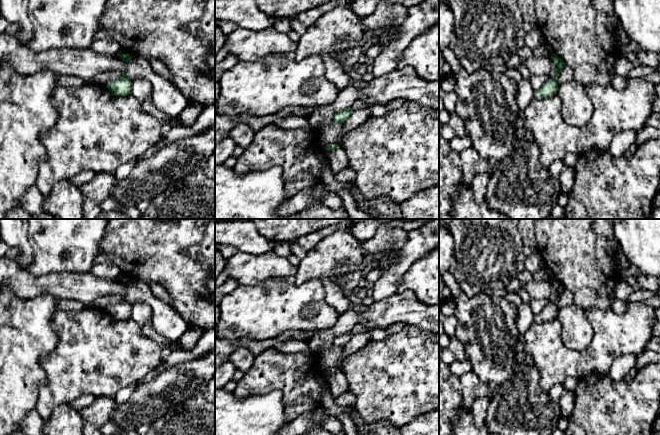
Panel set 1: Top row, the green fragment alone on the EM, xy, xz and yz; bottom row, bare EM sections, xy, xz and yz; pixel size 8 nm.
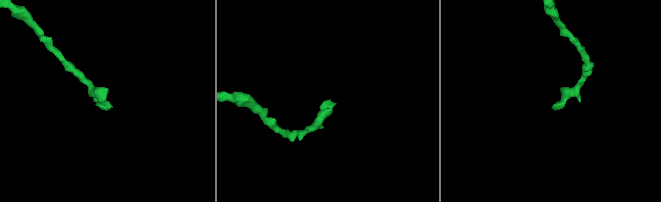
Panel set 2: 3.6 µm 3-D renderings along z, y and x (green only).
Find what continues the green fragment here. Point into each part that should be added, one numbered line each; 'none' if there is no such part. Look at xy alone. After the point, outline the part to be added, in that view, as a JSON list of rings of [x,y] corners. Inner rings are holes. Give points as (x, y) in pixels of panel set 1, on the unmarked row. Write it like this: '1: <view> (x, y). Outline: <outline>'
none

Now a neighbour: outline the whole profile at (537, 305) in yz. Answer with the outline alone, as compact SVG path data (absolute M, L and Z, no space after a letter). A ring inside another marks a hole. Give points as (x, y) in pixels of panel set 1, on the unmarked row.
M548 298L532 299L529 303L534 315L540 313L543 310L543 308L548 304L549 304Z

